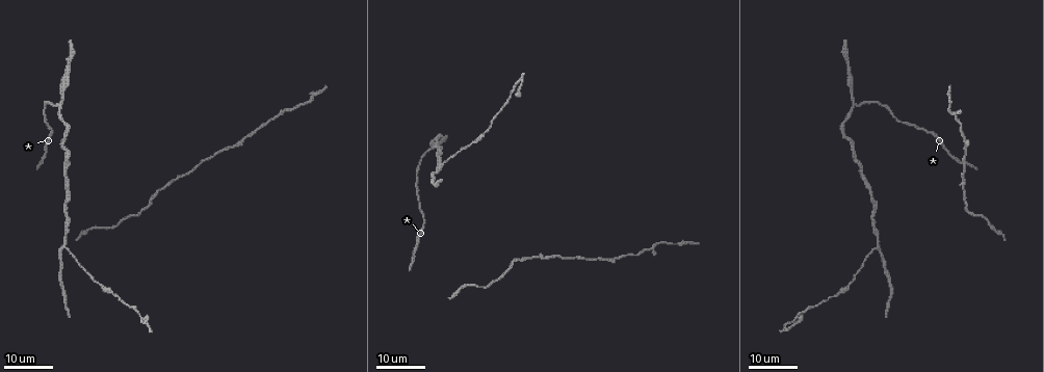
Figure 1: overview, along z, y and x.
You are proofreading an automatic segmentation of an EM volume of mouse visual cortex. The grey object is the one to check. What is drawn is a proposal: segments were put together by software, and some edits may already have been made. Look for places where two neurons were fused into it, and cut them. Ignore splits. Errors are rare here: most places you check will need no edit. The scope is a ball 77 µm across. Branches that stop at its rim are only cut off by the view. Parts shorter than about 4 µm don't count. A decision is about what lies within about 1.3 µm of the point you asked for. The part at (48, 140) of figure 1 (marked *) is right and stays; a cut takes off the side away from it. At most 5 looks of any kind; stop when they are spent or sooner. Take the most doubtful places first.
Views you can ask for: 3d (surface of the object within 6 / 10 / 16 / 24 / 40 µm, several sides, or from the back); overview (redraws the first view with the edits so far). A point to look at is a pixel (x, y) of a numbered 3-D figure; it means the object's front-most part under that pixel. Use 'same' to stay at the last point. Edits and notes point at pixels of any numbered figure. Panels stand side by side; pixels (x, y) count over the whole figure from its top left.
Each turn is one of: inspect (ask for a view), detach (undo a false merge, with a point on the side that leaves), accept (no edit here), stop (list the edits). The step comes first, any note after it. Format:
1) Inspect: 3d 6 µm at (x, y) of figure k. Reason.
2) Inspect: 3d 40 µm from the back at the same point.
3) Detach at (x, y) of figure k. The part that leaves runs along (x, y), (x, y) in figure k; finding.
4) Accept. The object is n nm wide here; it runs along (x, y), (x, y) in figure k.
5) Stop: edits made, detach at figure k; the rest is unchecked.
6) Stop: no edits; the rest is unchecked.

Inspect: 3d 16 µm at (64, 247) of figure 1. A fork.

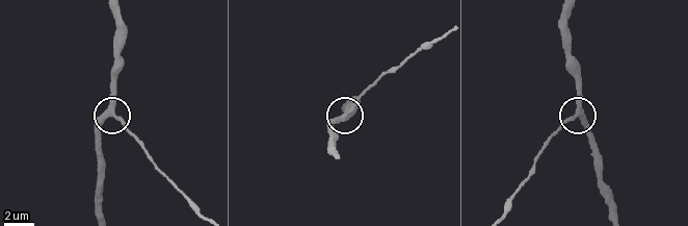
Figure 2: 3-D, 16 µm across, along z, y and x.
Inspect: 3d 10 µm at (110, 113) of figure 2.

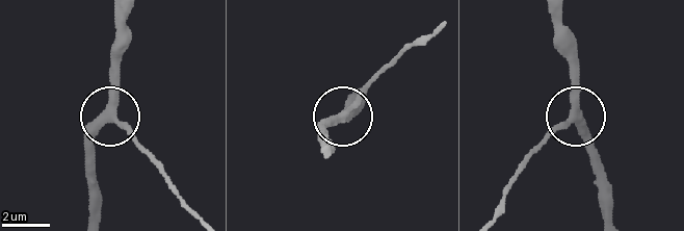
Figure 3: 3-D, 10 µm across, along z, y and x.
Accept. It runs along (120, 20), (113, 103), (85, 155) in figure 3; continuous, no second neuron.

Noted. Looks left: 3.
Inspect: 3d 16 µm at (852, 106) of figure 1. Two arms in line, one across.

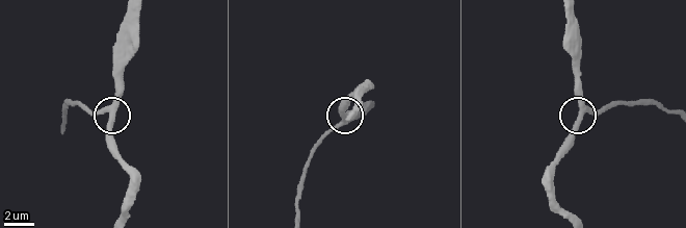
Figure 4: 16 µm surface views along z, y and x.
Inspect: 3d 6 µm at (112, 109) of figure 4. Zoom in.

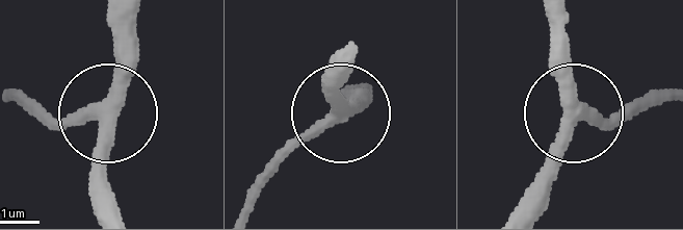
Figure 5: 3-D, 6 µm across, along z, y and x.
Accept. The object is 340 nm wide here; it runs along (673, 97), (642, 97), (606, 117), (577, 113), (563, 17) in figure 5; all the same neuron.

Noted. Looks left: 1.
Stop: no edits; the rest is unchecked.

